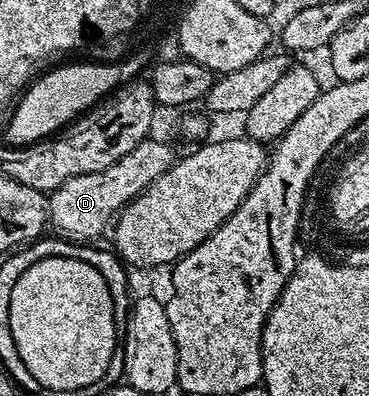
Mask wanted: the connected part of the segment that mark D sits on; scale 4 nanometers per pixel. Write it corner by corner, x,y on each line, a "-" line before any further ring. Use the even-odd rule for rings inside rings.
156,137
143,139
121,161
113,161
97,173
85,173
64,181
49,195
49,223
60,236
72,241
95,241
119,212
177,161
177,154

